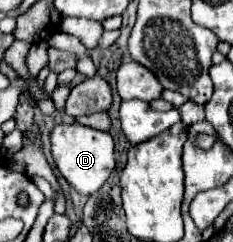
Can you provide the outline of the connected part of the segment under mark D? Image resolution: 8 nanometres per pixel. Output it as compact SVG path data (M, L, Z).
M57 124L51 132L51 154L63 178L79 192L79 194L93 194L97 192L109 174L115 168L115 154L113 154L113 138L109 132L93 130L81 124Z

